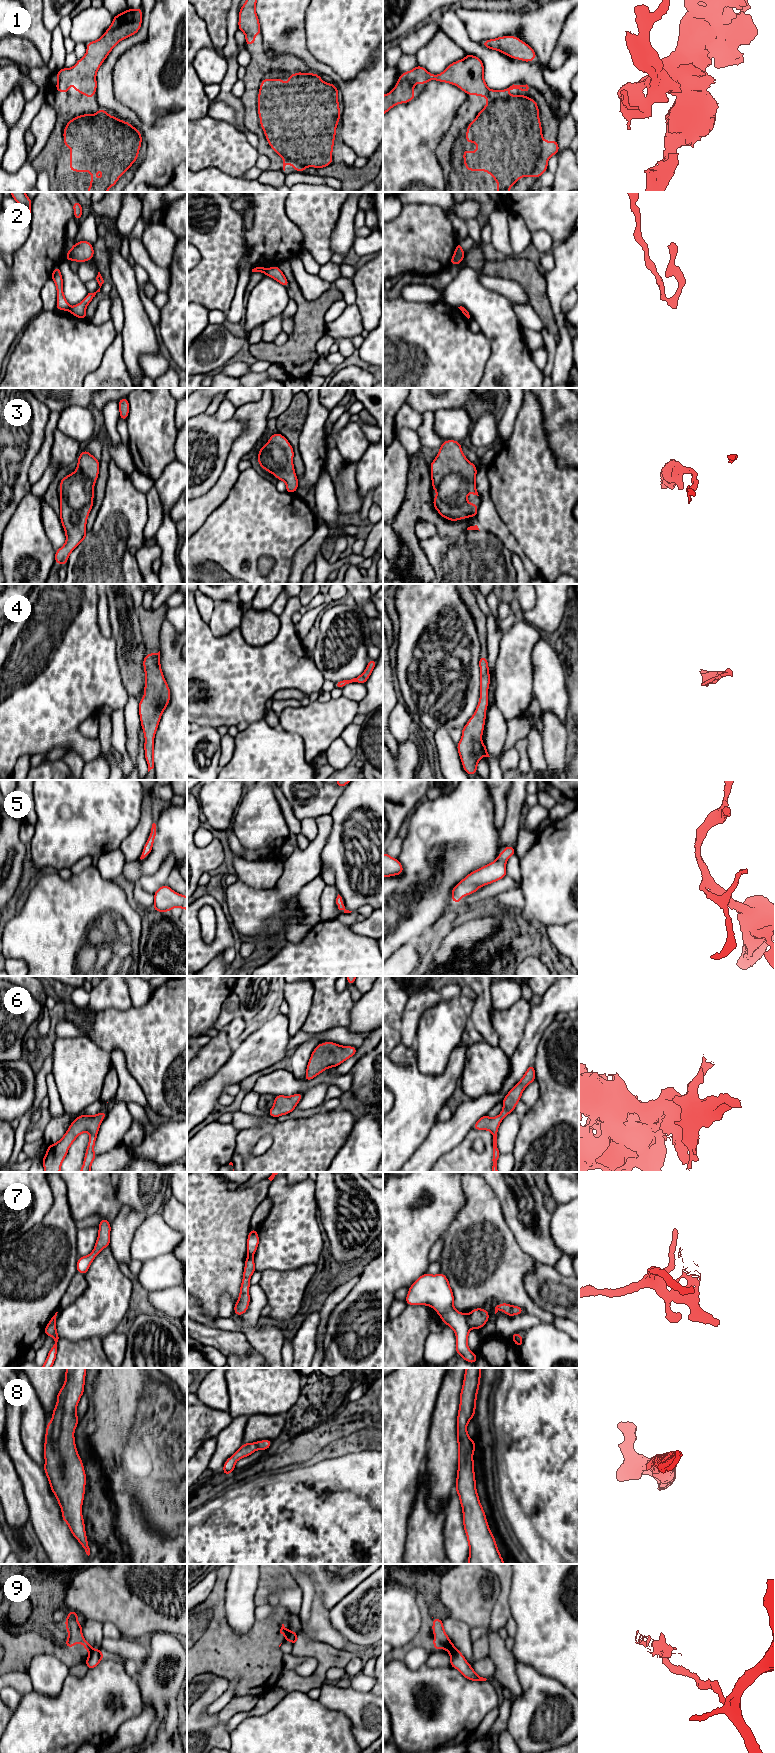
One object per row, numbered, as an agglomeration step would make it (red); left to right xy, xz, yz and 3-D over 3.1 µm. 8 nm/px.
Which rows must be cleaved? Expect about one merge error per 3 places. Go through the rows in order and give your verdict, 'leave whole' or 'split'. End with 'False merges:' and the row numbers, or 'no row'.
1: leave whole
2: split
3: leave whole
4: leave whole
5: leave whole
6: leave whole
7: split
8: leave whole
9: split
False merges: 2, 7, 9

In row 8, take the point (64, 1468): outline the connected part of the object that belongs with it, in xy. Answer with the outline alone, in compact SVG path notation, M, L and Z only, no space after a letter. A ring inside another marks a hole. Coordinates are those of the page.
M66 1368L65 1382L57 1394L52 1420L47 1423L43 1467L50 1488L61 1507L62 1520L90 1555L82 1516L86 1474L77 1452L74 1431L80 1421L77 1406L84 1394L87 1368Z

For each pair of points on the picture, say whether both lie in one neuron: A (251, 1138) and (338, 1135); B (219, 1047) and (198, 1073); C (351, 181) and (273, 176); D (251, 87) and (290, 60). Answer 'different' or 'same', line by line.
A: same
B: same
C: different
D: same

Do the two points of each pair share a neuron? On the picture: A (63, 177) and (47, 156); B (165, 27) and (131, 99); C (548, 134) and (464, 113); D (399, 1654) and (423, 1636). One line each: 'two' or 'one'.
A: one
B: one
C: one
D: one

